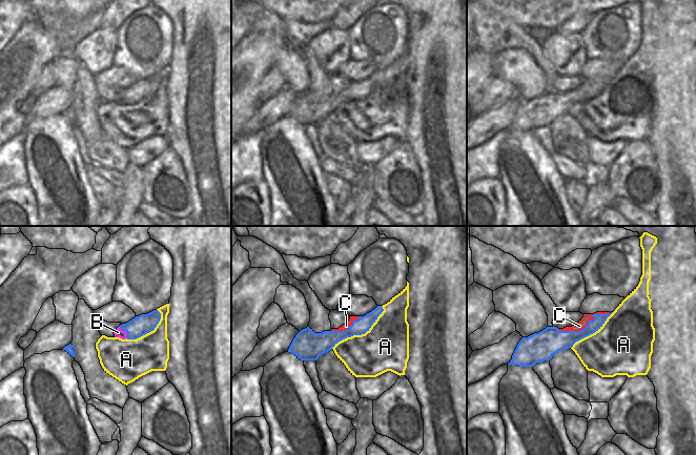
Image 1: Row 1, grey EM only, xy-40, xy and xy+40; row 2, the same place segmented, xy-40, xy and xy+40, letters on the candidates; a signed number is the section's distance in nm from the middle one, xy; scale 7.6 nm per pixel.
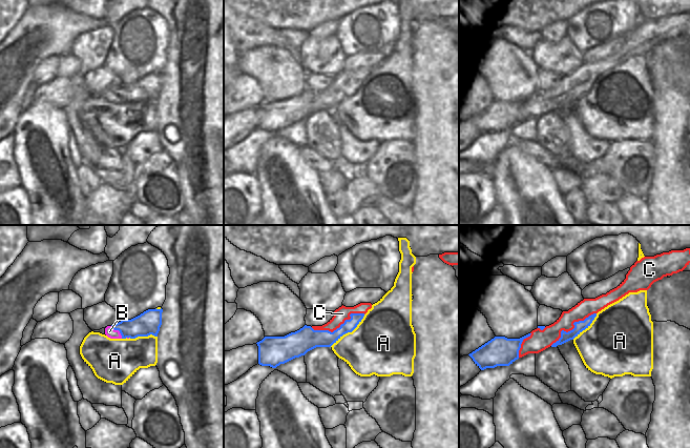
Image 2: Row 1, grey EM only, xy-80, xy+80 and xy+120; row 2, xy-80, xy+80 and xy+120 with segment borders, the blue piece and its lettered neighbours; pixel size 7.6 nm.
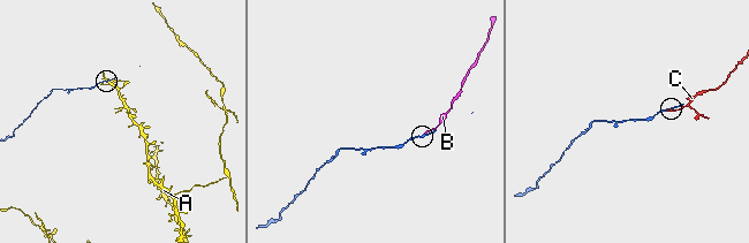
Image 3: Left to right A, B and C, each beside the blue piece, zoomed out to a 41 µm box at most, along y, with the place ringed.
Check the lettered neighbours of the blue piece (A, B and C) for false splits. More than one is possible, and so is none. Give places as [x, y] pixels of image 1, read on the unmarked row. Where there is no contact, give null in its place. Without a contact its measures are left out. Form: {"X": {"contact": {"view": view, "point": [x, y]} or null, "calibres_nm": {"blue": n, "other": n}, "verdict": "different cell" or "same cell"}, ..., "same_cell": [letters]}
{"A": {"contact": {"view": "xy", "point": [361, 99]}, "calibres_nm": {"blue": 120, "other": 360}, "verdict": "different cell"}, "B": {"contact": {"view": "xy-40", "point": [125, 95]}, "calibres_nm": {"blue": 150, "other": 70}, "verdict": "different cell"}, "C": {"contact": {"view": "xy+40", "point": [587, 89]}, "calibres_nm": {"blue": 150, "other": 70}, "verdict": "different cell"}, "same_cell": []}

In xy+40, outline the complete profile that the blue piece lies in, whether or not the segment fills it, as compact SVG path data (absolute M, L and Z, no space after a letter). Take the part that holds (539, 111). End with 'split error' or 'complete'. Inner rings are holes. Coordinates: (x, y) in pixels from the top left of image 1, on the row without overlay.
M593 79L594 84L580 96L559 96L557 91L547 91L538 98L523 102L508 129L533 131L536 127L550 125L557 117L598 96L612 79Z; complete

